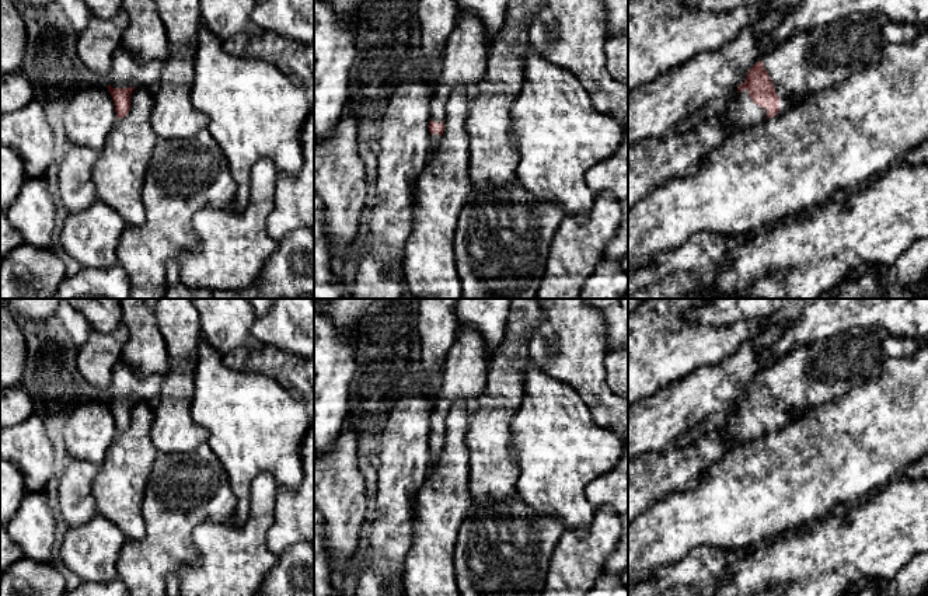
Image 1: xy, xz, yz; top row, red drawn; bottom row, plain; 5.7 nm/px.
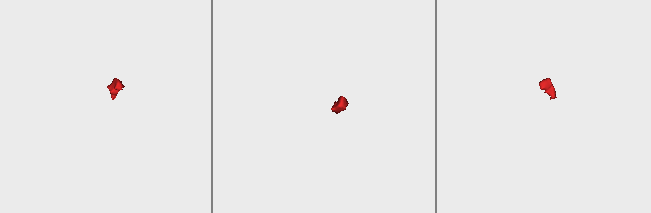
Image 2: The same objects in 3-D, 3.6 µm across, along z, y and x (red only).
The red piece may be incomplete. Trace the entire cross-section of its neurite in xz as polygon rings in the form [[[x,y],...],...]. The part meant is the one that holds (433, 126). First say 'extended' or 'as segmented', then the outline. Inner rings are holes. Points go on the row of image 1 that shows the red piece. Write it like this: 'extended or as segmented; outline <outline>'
extended; outline [[[458,13],[454,31],[450,34],[443,55],[443,72],[435,84],[430,101],[430,151],[437,147],[444,130],[446,105],[457,87],[475,91],[486,72],[488,48],[482,21],[472,14]]]

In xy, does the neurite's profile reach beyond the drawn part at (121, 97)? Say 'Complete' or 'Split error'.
Split error

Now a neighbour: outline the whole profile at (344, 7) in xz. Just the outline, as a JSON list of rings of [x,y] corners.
[[[328,0],[328,3],[339,15],[355,20],[363,0]]]

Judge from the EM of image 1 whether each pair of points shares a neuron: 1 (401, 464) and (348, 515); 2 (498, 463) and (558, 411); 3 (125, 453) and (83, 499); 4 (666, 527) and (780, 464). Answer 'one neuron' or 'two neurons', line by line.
1: two neurons
2: two neurons
3: two neurons
4: one neuron

